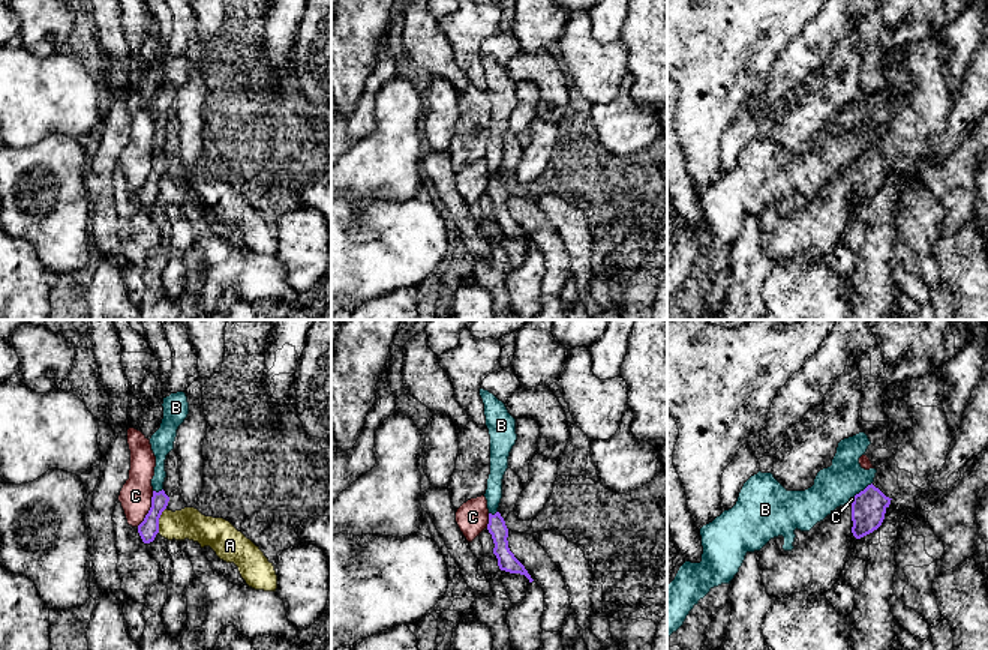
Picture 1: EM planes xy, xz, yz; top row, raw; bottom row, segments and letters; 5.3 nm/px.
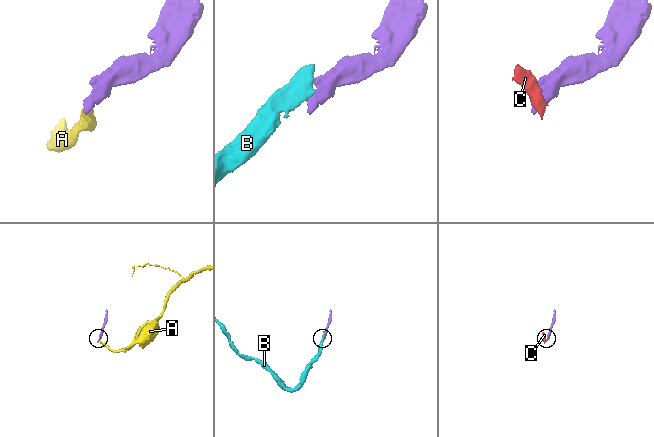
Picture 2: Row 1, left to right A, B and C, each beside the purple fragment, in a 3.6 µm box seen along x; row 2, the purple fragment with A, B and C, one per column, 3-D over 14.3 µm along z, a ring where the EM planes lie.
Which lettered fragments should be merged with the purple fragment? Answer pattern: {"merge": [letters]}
{"merge": []}

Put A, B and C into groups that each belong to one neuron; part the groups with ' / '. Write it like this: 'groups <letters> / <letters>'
groups A / B / C

